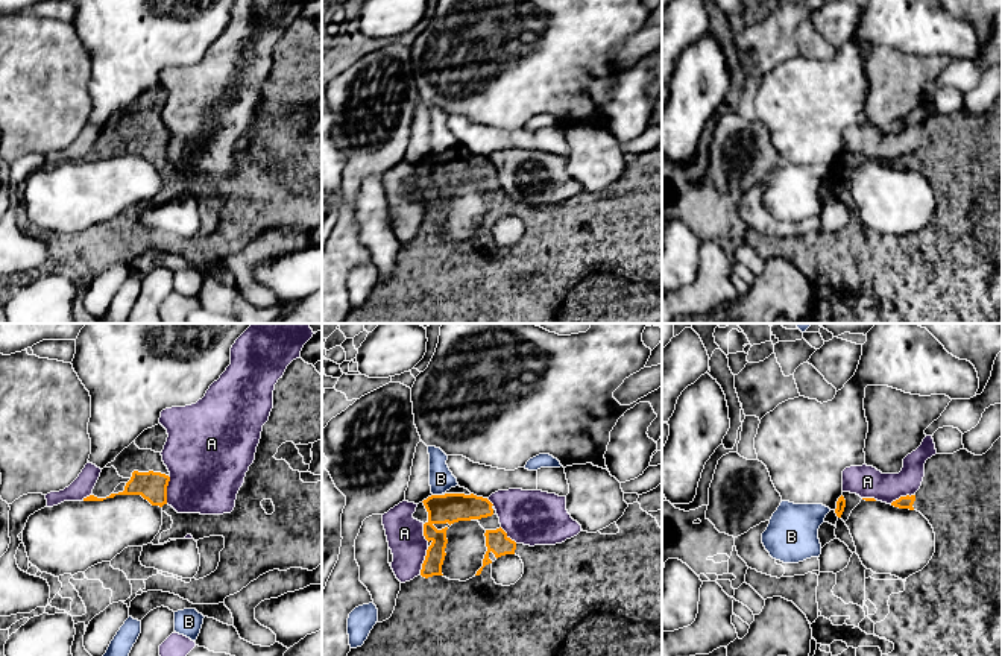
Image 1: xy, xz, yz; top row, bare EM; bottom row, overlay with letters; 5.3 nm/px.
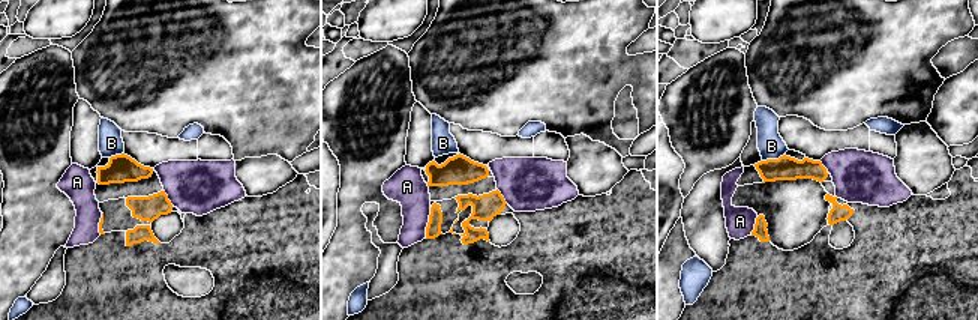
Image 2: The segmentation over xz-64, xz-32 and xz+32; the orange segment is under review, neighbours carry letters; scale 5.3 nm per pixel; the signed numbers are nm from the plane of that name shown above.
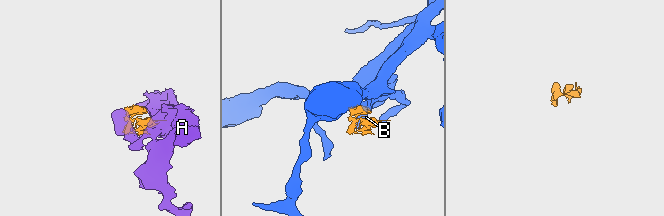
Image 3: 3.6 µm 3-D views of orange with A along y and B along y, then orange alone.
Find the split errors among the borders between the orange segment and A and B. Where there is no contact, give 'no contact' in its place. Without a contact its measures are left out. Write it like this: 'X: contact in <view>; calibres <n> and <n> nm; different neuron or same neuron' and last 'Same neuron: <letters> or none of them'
A: contact in xy; calibres 160 and 400 nm; different neuron
B: contact in xz; calibres 160 and 130 nm; different neuron
Same neuron: none of them

